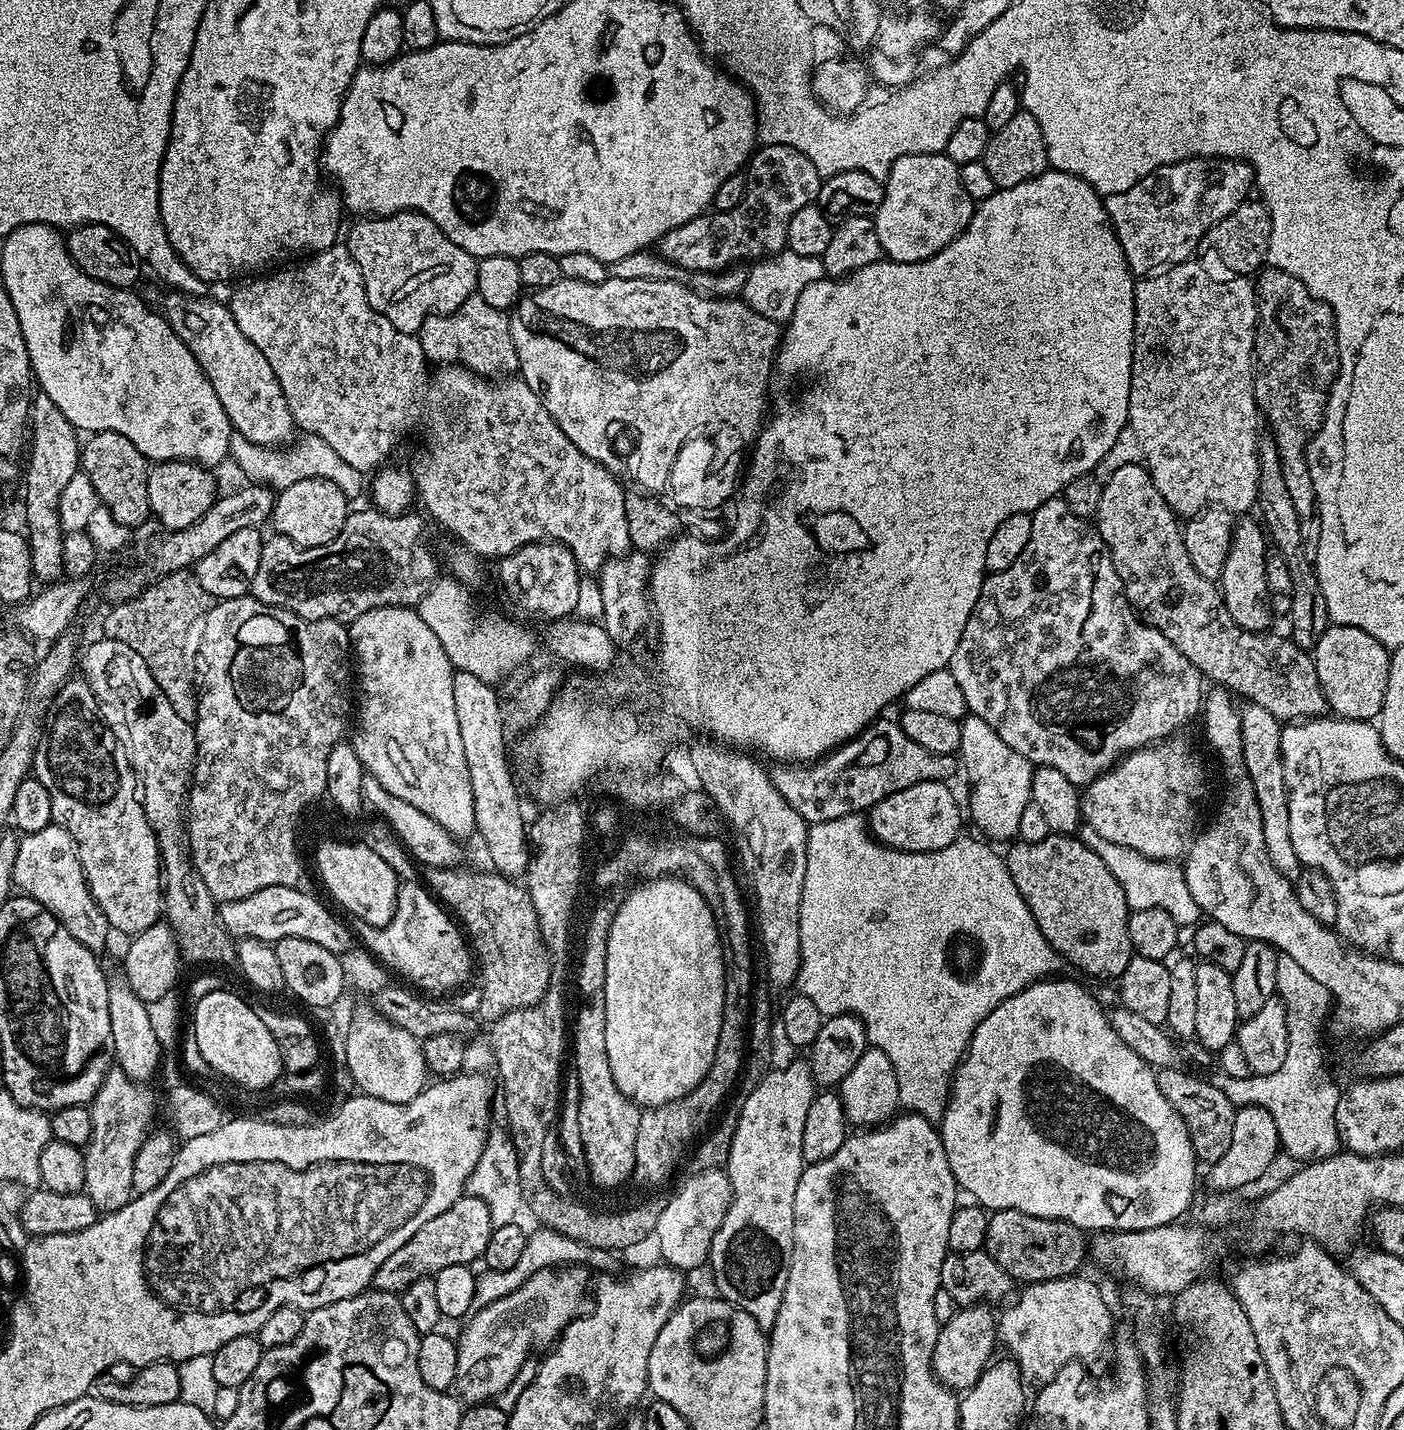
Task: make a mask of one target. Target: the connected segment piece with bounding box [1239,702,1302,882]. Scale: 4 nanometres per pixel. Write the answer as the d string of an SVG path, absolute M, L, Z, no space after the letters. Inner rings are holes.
M1248 702L1239 709L1240 729L1242 730L1242 746L1244 747L1244 765L1248 771L1250 782L1254 786L1254 794L1258 798L1258 810L1262 810L1262 838L1266 838L1266 854L1270 854L1270 862L1274 862L1277 870L1290 881L1300 877L1302 865L1298 854L1294 854L1294 842L1290 838L1290 802L1288 801L1288 787L1284 773L1284 759L1282 758L1282 724L1262 706Z

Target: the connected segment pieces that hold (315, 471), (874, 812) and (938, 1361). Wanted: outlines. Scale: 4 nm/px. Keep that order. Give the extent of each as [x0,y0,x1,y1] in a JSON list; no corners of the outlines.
[[230,434,365,501],[866,780,962,852],[932,1302,998,1390]]

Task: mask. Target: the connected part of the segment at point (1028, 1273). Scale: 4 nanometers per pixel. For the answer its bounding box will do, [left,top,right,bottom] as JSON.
[984,1208,1088,1284]

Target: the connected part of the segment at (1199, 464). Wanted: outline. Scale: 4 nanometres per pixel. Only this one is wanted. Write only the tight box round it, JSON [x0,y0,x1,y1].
[1128,263,1262,518]

